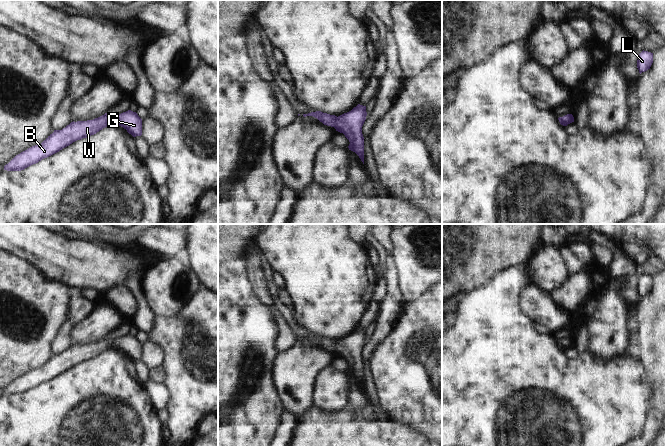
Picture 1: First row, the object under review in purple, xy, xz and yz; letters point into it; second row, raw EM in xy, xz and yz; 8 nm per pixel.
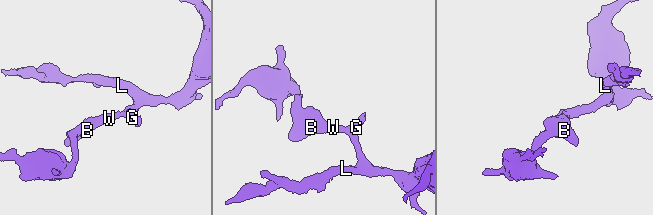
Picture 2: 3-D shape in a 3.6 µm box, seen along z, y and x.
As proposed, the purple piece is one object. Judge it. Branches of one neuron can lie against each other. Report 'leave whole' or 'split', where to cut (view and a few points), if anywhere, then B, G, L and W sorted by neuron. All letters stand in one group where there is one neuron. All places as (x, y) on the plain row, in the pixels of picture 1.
leave whole; cut none; groups B G L W

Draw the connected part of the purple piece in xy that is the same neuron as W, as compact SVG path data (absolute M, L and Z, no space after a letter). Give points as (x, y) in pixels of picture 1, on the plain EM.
M128 334L110 342L107 337L87 345L71 346L62 354L54 354L41 368L32 370L16 379L4 390L7 395L21 395L38 387L77 364L96 358L103 352L114 347L127 354L133 361L142 359L142 343L136 336Z

